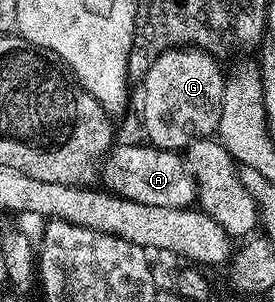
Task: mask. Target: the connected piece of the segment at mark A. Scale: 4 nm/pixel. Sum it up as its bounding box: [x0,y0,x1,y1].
[99,143,197,209]

